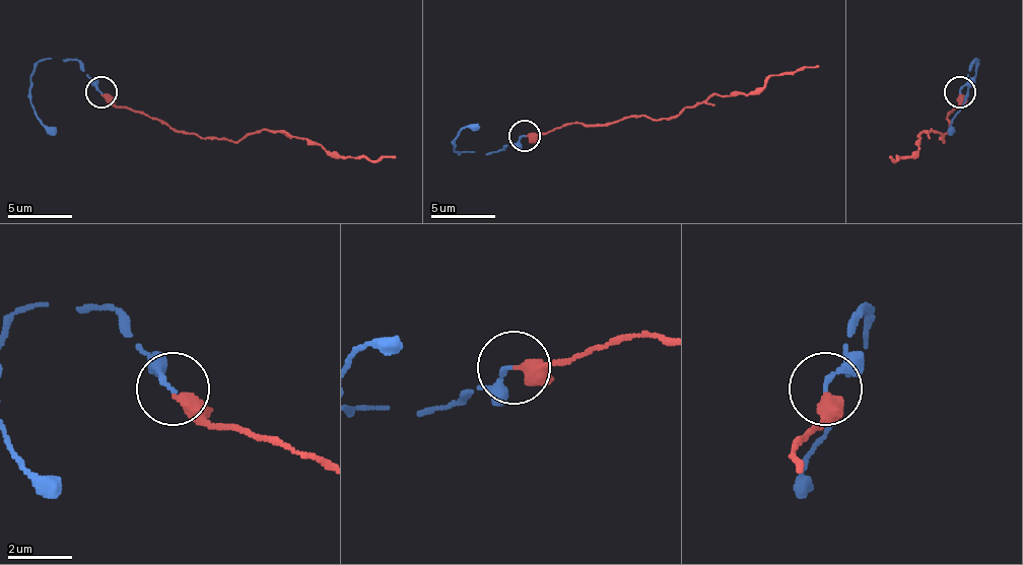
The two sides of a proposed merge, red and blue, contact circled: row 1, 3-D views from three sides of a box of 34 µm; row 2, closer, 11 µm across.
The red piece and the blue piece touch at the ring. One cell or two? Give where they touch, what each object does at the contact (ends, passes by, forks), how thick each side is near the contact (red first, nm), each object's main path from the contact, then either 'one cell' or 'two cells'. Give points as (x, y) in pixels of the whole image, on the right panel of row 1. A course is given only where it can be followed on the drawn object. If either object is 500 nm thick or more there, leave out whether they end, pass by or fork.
(960, 91) | red ends | blue ends | 400/160 nm | red via (960, 94), (948, 117), (945, 142), (926, 129), (915, 151), (893, 161), (890, 155) | blue via (960, 91), (976, 59), (967, 100), (951, 123), (948, 136) | one cell

